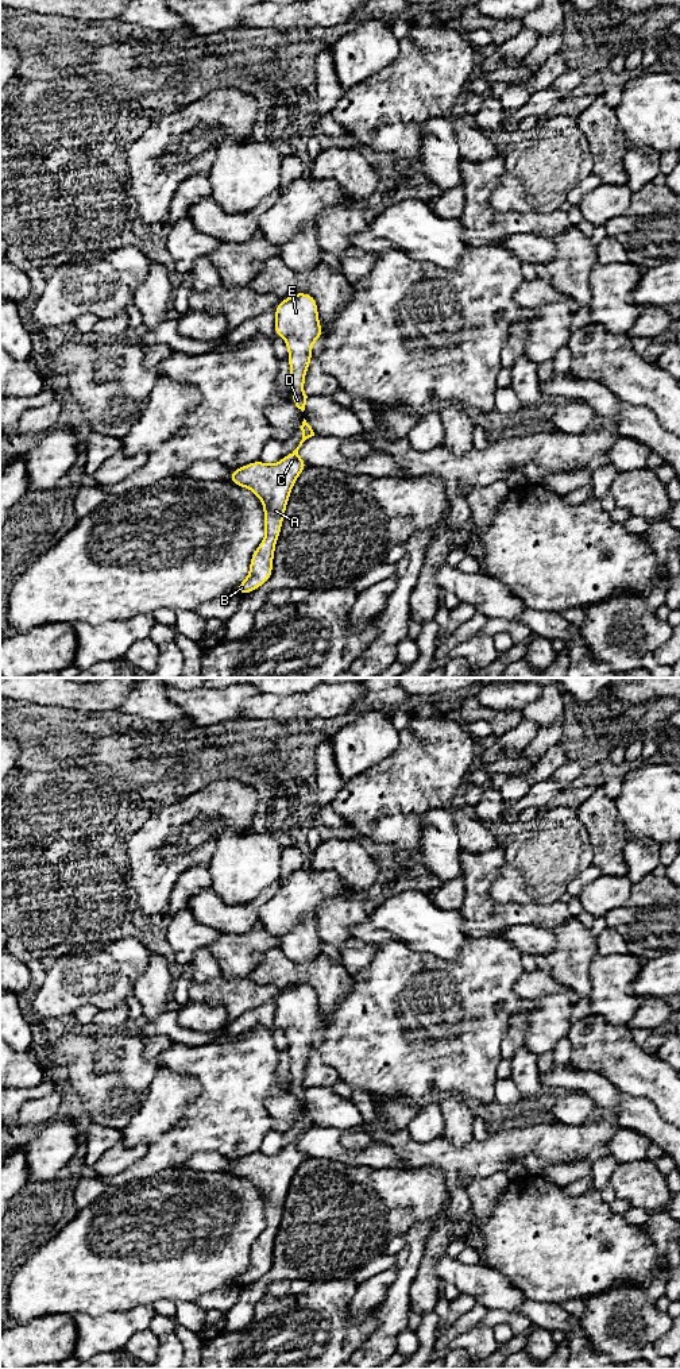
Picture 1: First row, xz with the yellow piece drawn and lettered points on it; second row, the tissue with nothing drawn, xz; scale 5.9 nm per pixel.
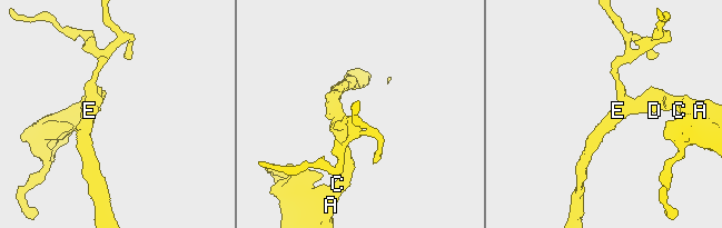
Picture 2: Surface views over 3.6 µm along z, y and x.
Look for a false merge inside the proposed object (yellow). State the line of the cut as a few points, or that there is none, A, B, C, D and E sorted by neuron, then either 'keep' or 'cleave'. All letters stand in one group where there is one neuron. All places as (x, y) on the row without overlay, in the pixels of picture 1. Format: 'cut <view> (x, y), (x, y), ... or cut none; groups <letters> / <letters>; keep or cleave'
cut none; groups A B C D E; keep

